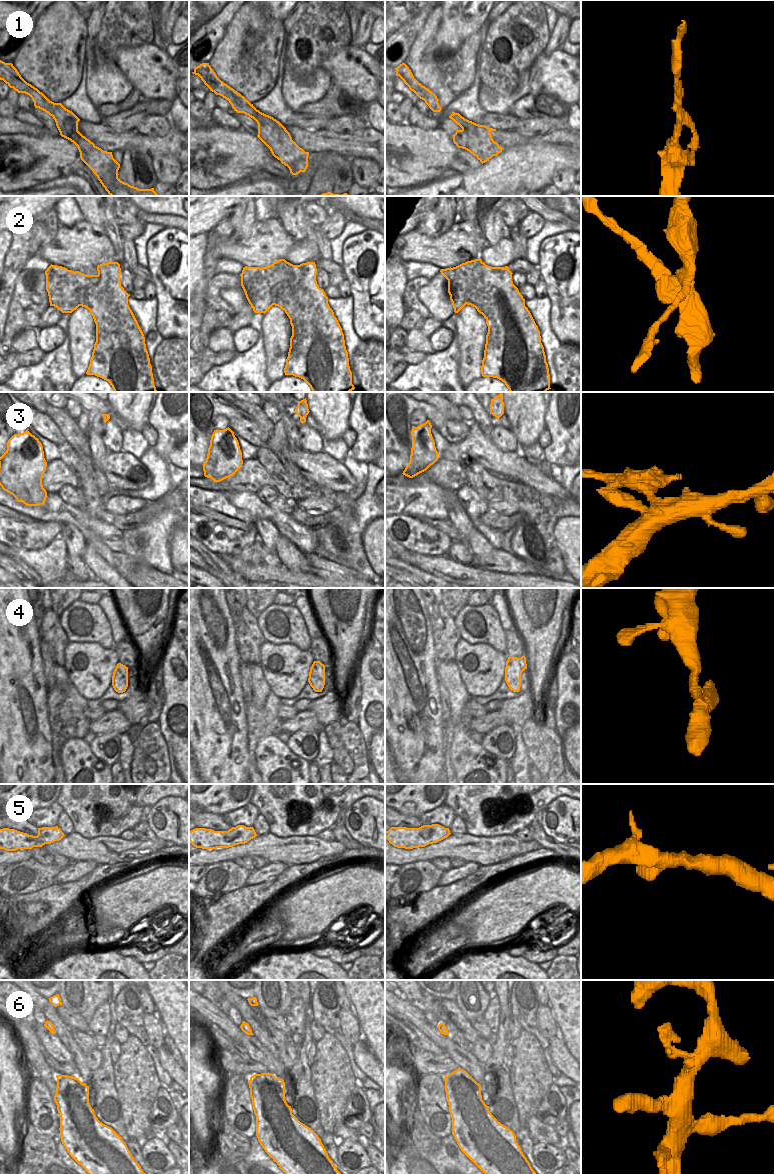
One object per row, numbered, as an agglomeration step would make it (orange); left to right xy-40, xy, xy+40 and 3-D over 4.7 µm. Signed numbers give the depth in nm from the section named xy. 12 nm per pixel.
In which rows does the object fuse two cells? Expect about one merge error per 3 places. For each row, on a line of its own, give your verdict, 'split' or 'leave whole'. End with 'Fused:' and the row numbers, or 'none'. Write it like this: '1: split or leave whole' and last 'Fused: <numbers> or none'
1: split
2: split
3: split
4: leave whole
5: leave whole
6: leave whole
Fused: 1, 2, 3

